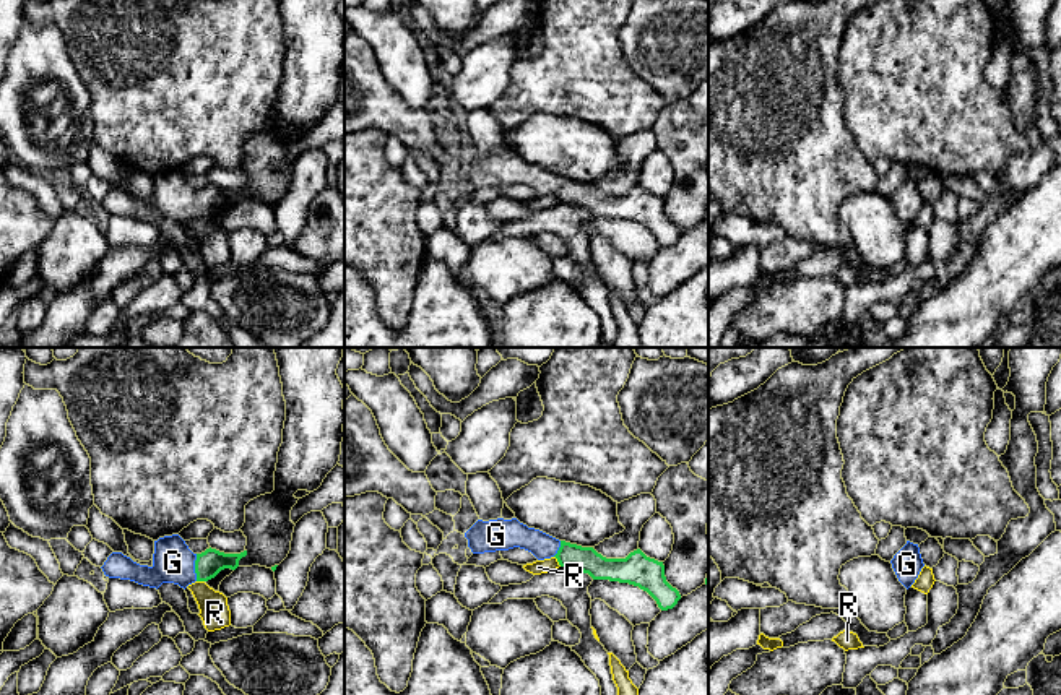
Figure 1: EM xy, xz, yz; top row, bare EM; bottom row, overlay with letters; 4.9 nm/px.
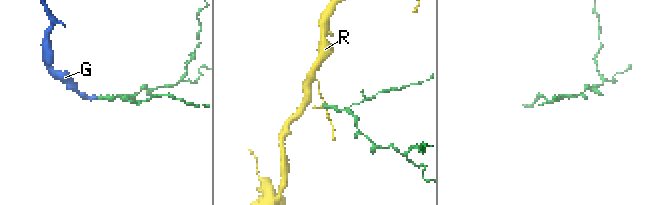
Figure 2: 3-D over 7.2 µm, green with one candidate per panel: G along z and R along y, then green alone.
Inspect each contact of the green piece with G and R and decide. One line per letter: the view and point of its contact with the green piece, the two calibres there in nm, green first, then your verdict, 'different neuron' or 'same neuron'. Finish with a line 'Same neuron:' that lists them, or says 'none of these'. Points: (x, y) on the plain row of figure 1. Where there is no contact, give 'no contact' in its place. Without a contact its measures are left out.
G: meets green in xy at (195, 203); 140 nm thick on the green side, 200 nm on the other; same neuron
R: meets green in xz at (558, 197); 130 nm thick on the green side, 70 nm on the other; different neuron
Same neuron: G

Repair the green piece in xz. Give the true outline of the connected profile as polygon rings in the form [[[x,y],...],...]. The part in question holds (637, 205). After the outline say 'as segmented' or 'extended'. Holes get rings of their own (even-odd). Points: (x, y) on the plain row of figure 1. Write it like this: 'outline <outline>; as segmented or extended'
outline [[[517,154],[478,156],[466,169],[473,190],[509,187],[531,188],[538,196],[556,193],[561,203],[588,209],[593,216],[629,219],[647,227],[661,247],[673,245],[681,231],[665,213],[665,201],[647,193],[640,185],[626,195],[606,195],[593,183],[559,177],[539,166],[528,164]]]; extended

